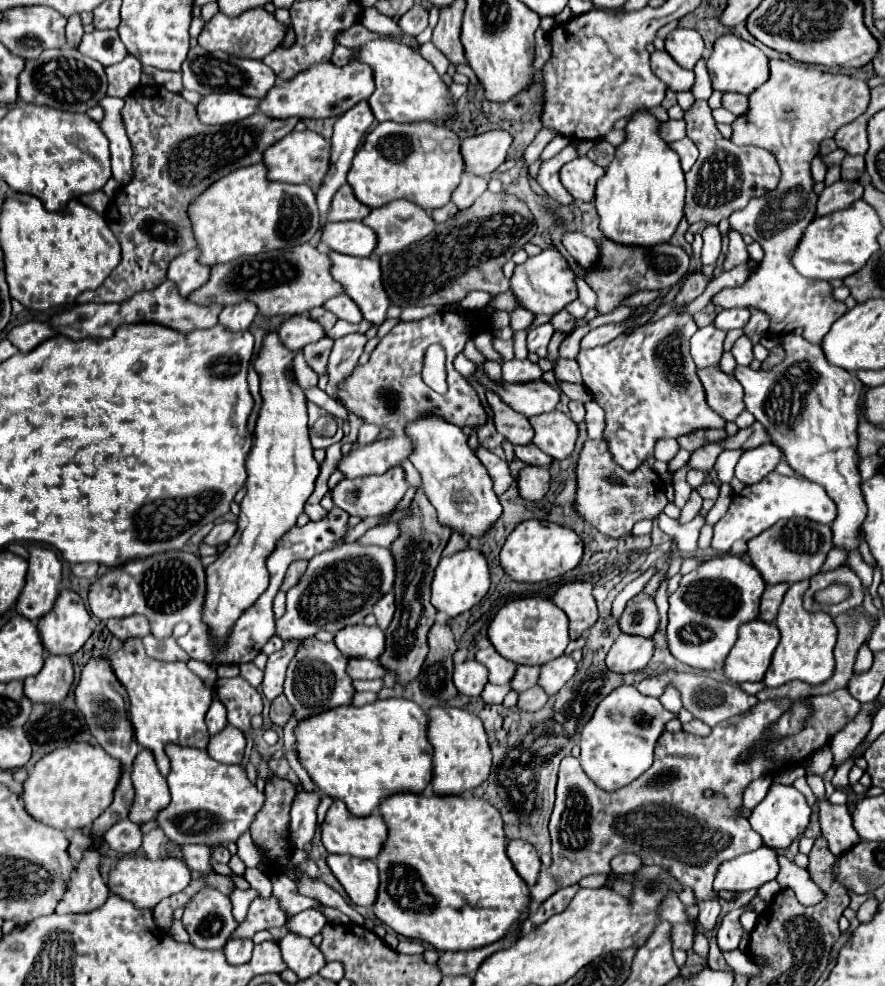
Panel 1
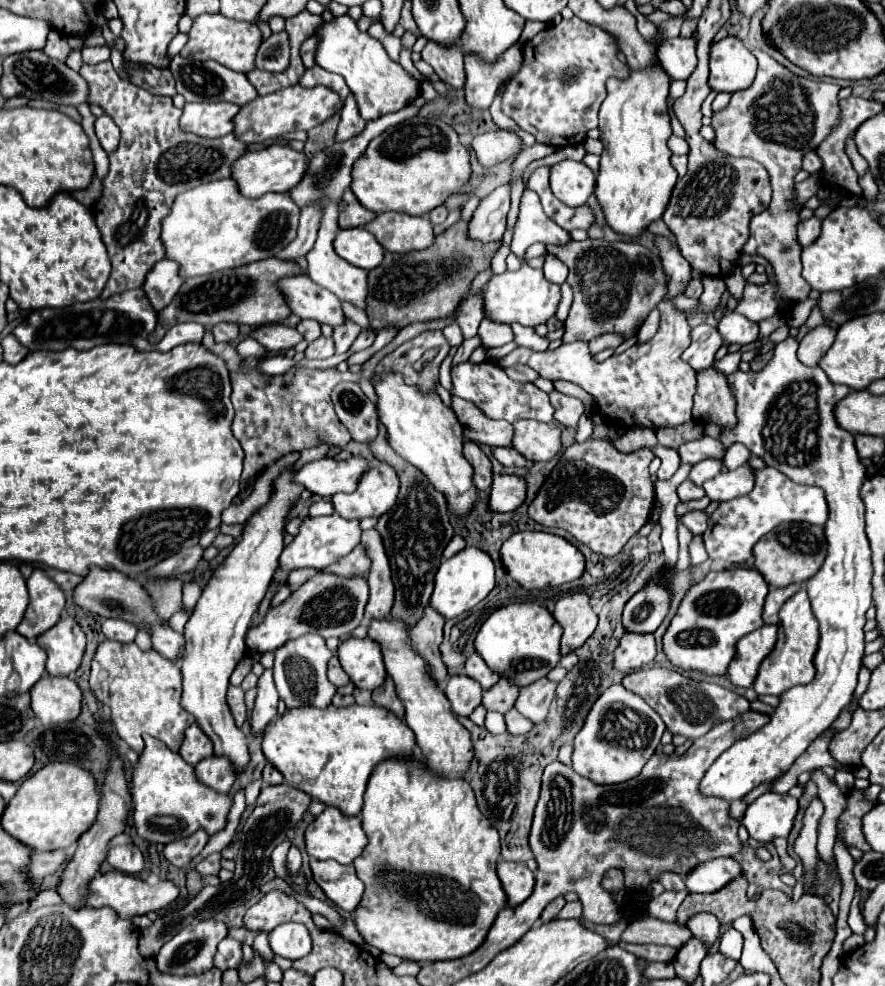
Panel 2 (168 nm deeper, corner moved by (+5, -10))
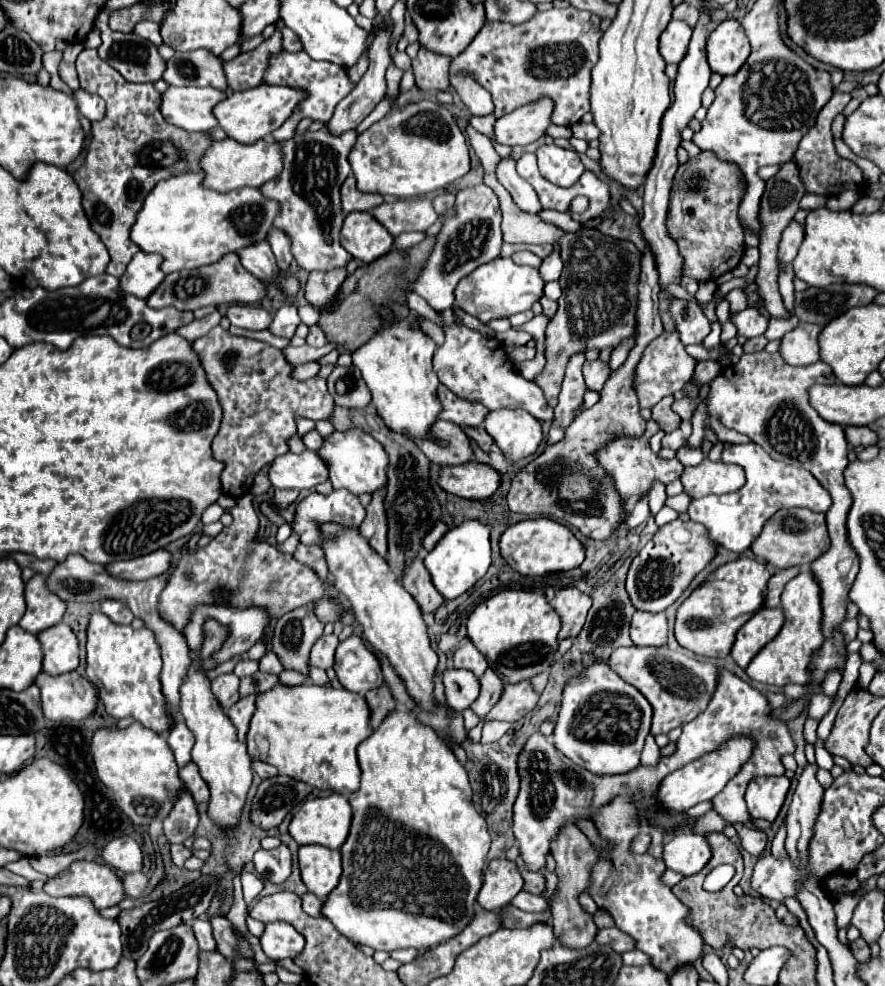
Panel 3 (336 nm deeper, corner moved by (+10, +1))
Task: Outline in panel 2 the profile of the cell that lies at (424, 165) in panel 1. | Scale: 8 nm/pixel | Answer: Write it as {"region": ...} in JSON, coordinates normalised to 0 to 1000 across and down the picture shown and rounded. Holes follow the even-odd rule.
{"region":[[[473,116],[455,126],[437,130],[417,144],[410,158],[399,166],[397,193],[410,211],[424,217],[444,213],[480,219],[510,197],[519,195],[530,183],[530,152],[521,148],[516,134],[496,120],[480,120]]]}

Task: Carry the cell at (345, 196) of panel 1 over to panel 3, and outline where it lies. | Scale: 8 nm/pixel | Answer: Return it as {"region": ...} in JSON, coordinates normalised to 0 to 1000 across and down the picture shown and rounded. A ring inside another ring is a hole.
{"region":[[[398,177],[389,184],[384,196],[386,196],[389,218],[393,218],[398,214],[418,214],[434,204],[432,198],[427,198],[427,196],[407,196],[402,192],[402,182]]]}

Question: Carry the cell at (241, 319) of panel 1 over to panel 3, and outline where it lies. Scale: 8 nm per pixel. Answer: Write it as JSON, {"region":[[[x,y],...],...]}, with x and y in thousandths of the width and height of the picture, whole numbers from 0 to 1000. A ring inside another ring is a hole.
{"region":[[[242,315],[242,317],[233,319],[233,322],[228,322],[228,324],[219,324],[217,328],[201,332],[201,334],[199,334],[199,338],[201,338],[201,340],[206,340],[210,346],[215,346],[215,348],[217,348],[217,346],[221,346],[224,342],[233,340],[242,330],[246,330],[246,328],[249,328],[249,324],[251,324],[249,315]]]}

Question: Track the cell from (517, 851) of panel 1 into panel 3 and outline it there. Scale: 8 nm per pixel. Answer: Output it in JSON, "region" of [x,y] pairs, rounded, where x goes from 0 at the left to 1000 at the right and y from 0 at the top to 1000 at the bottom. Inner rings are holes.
{"region":[[[569,869],[554,873],[545,902],[540,904],[540,918],[551,924],[563,924],[579,916],[579,912],[590,902],[590,887],[581,873],[574,873]]]}

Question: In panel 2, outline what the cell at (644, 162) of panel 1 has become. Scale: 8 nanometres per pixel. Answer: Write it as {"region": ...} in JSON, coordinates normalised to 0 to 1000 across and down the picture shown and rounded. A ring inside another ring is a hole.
{"region":[[[747,69],[713,73],[708,81],[690,79],[686,99],[677,112],[677,132],[684,152],[675,178],[672,199],[684,217],[686,229],[704,239],[722,241],[731,229],[749,219],[765,187],[765,172],[758,168],[754,142],[758,126],[754,116],[756,77]]]}

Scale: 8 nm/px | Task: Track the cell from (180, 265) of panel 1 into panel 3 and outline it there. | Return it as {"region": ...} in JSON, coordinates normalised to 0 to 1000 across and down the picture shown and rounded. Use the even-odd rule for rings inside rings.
{"region":[[[154,257],[136,281],[136,295],[165,303],[185,283],[181,267],[183,261],[174,257]]]}

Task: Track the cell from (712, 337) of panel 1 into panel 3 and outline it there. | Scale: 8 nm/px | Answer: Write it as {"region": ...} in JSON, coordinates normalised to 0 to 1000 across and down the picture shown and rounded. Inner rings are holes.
{"region":[[[759,301],[755,309],[755,317],[762,324],[762,332],[768,338],[768,344],[773,350],[793,348],[795,342],[802,338],[802,326],[793,317],[786,305],[775,305]]]}

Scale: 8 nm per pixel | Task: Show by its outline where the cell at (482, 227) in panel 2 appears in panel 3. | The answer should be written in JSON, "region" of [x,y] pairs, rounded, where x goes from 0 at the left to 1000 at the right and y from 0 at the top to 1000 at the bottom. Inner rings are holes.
{"region":[[[547,186],[527,190],[515,196],[513,218],[504,220],[499,232],[493,238],[490,253],[472,275],[470,285],[466,287],[466,295],[484,305],[484,309],[493,315],[513,311],[513,291],[522,281],[533,277],[538,271],[560,263],[567,251],[567,234],[565,234],[565,208],[563,200]]]}

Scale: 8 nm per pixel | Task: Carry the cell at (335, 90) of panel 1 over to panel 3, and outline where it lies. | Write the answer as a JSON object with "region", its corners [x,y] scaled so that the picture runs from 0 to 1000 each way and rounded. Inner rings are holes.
{"region":[[[292,86],[278,92],[258,94],[258,98],[242,109],[242,119],[246,121],[246,127],[253,131],[253,135],[260,141],[280,147],[303,139],[310,131],[314,131],[323,123],[323,119],[328,119],[328,115],[332,113],[332,106],[339,100],[341,100],[341,94],[337,94],[337,90],[323,90],[314,86]]]}

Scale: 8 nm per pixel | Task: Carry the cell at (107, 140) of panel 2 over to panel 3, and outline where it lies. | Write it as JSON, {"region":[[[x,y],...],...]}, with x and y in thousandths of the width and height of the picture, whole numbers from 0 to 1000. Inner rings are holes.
{"region":[[[93,88],[84,92],[84,100],[88,104],[88,111],[90,115],[99,121],[99,123],[113,123],[120,115],[120,109],[118,109],[118,102],[108,96],[108,94],[99,94],[95,92]]]}

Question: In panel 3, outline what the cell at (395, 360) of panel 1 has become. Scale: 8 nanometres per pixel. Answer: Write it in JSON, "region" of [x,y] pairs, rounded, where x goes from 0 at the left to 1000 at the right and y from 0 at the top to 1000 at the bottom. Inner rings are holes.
{"region":[[[244,330],[235,340],[221,344],[217,354],[224,358],[233,376],[233,384],[246,401],[251,411],[251,429],[240,447],[240,461],[253,470],[249,480],[251,500],[258,504],[273,504],[282,498],[287,482],[310,468],[310,463],[325,459],[325,445],[334,439],[334,421],[353,427],[371,425],[375,421],[377,405],[371,398],[368,384],[350,384],[337,388],[328,382],[330,370],[316,354],[303,348],[267,342]]]}

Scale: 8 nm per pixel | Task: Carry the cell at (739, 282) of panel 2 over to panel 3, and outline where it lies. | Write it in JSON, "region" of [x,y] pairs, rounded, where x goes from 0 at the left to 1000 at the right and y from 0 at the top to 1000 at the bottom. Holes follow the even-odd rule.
{"region":[[[827,293],[820,303],[825,305],[825,317],[832,317],[832,315],[838,315],[845,311],[845,305],[843,305],[843,299],[838,293]]]}

